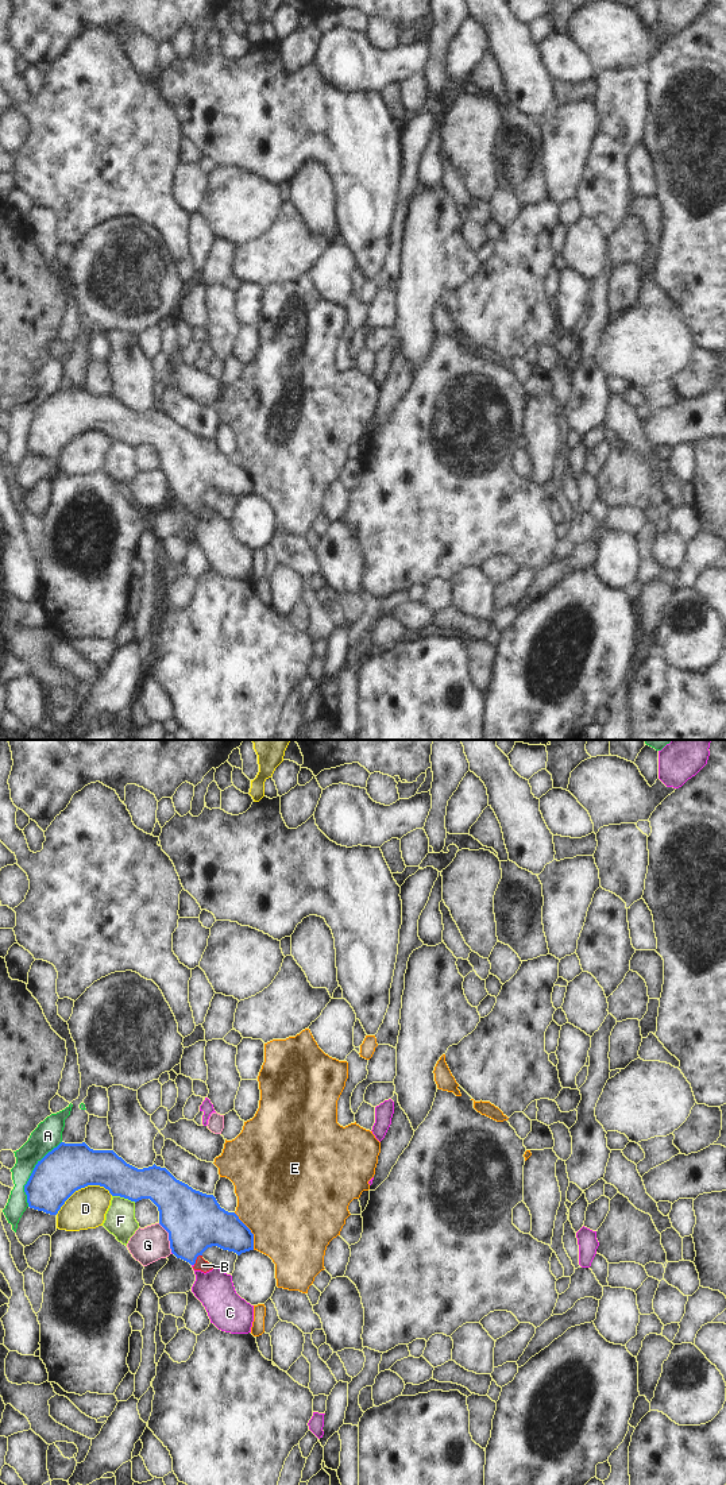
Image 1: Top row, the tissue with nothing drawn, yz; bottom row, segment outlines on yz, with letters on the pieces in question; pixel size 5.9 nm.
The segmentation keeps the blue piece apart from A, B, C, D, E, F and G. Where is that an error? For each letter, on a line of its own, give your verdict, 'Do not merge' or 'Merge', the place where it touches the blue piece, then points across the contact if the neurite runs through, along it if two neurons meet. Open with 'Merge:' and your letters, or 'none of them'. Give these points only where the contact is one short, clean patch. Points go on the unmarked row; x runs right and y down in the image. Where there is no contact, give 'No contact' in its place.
Merge: B
A: Do not merge. Touches blue at yz (31, 417)
B: Merge. Touches blue at yz (196, 502). Path across: yz (194, 465), (196, 502), (203, 509)
C: Do not merge. No contact
D: Do not merge. Touches blue at yz (82, 431)
E: Do not merge. Touches blue at yz (250, 475)
F: Do not merge. Touches blue at yz (124, 442)
G: Do not merge. Touches blue at yz (169, 482)

